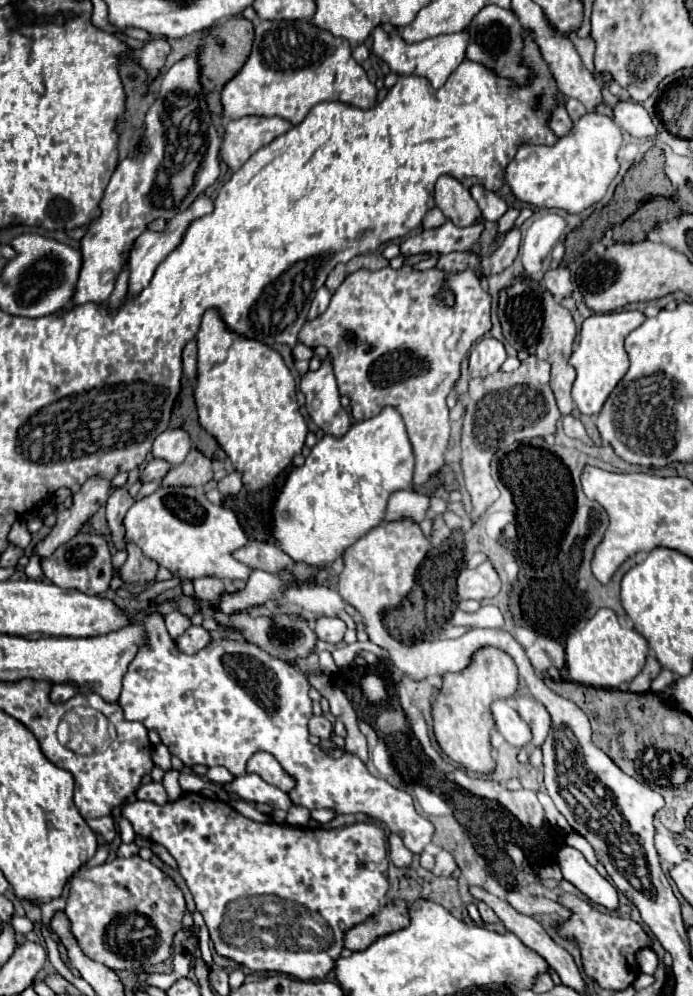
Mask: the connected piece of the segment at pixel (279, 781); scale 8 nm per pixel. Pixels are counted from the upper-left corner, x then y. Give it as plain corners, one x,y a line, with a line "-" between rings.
256,752
250,760
248,760
248,772
254,772
258,774
264,782
284,790
284,792
290,792
294,788
294,778
290,778
282,766
276,762
276,758
268,752

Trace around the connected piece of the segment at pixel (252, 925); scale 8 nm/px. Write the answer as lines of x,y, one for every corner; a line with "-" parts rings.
184,792
178,800
166,802
164,806
158,806
154,802
140,802
140,800
128,802
122,806
122,816
130,820
134,832
138,836
164,846
174,856
174,860
178,862
180,874
184,876
184,880
194,896
196,908
204,916
204,922
208,926
210,940
214,942
216,952
228,960
234,960
240,966
250,968
250,970
282,972
282,974
290,974
298,980
322,980
334,968
334,960
340,956
340,952
344,948
344,942
342,942
344,932
348,928
364,922
368,916
376,914
380,910
380,906
384,902
384,894
388,890
388,880
386,880
388,856
386,856
386,846
384,846
386,834
372,822
360,822
360,824
352,824
352,826
344,826
344,828
330,828
330,830
302,828
302,826
280,826
276,822
260,824
260,822
254,822
254,820
242,816
224,800
212,800
202,794
194,794
194,792

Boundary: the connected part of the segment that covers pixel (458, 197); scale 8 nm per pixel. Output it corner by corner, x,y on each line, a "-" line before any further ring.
440,176
436,182
436,206
456,226
468,226
482,214
468,188
452,176

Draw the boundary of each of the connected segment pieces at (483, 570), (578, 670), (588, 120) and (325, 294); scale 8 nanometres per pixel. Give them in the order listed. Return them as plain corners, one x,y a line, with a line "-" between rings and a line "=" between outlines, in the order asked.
484,562
472,570
462,568
458,574
458,596
460,598
472,598
472,600
484,600
494,598
500,592
500,578
490,562
=
600,608
588,622
580,621
565,643
565,665
570,680
596,688
624,688
642,670
646,656
646,638
632,628
622,628
610,608
=
586,112
572,124
572,132
556,140
556,144
524,144
506,168
506,182
514,196
532,206
560,208
578,214
596,204
618,174
616,152
622,144
620,126
598,112
=
320,288
314,302
312,302
312,308
310,308
310,314
308,314
308,320
314,320
316,316
320,316
320,312
324,312
330,304
330,298
332,294
326,290
326,288

